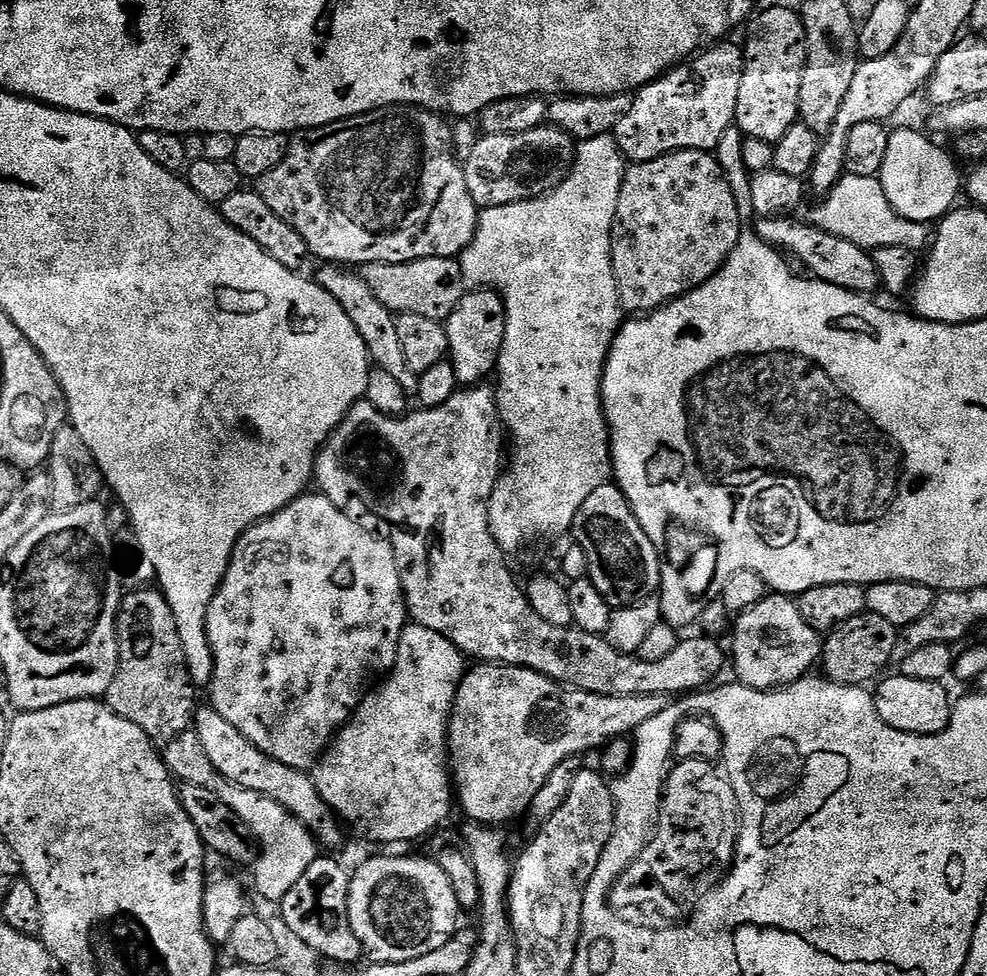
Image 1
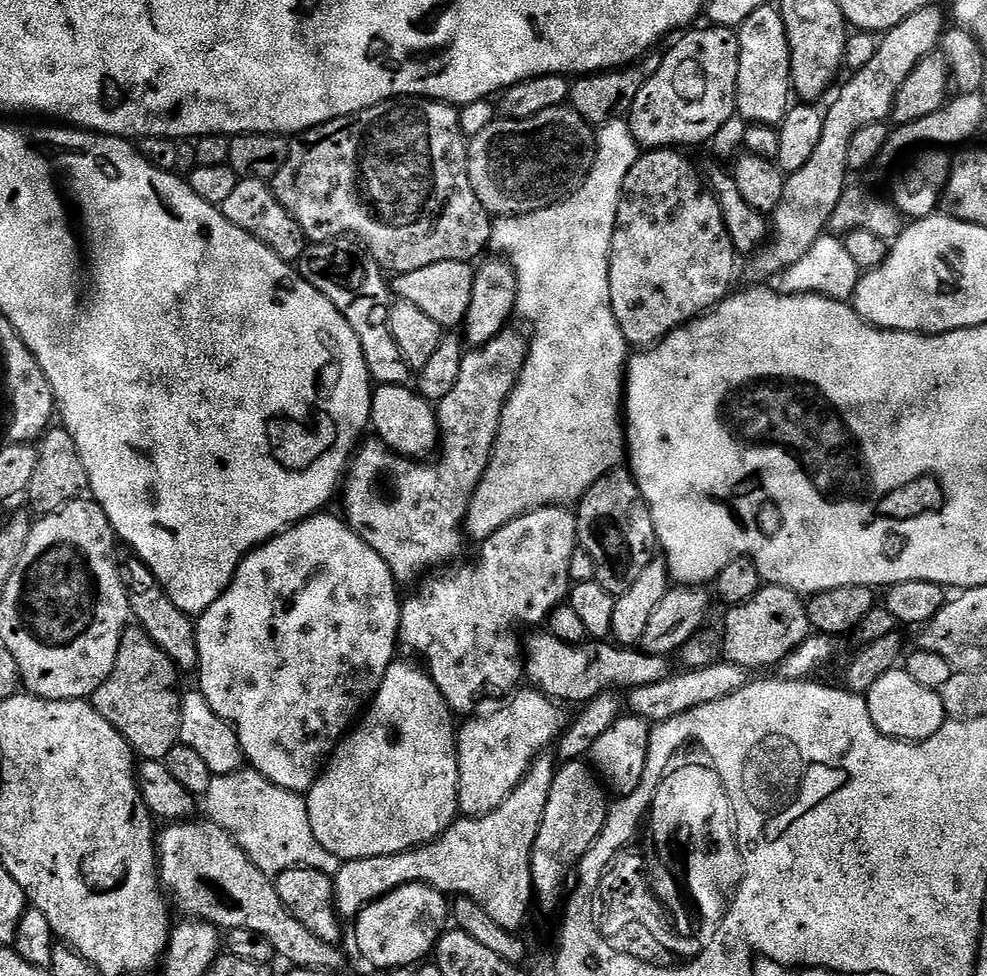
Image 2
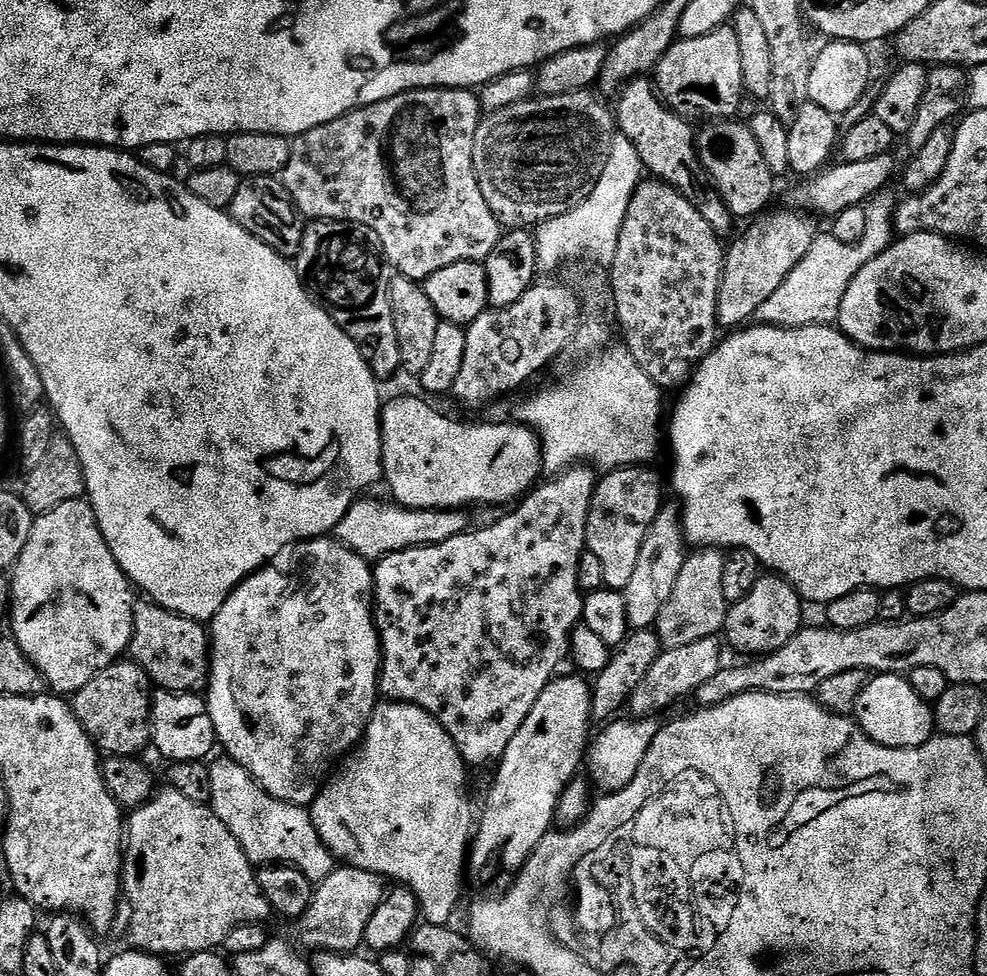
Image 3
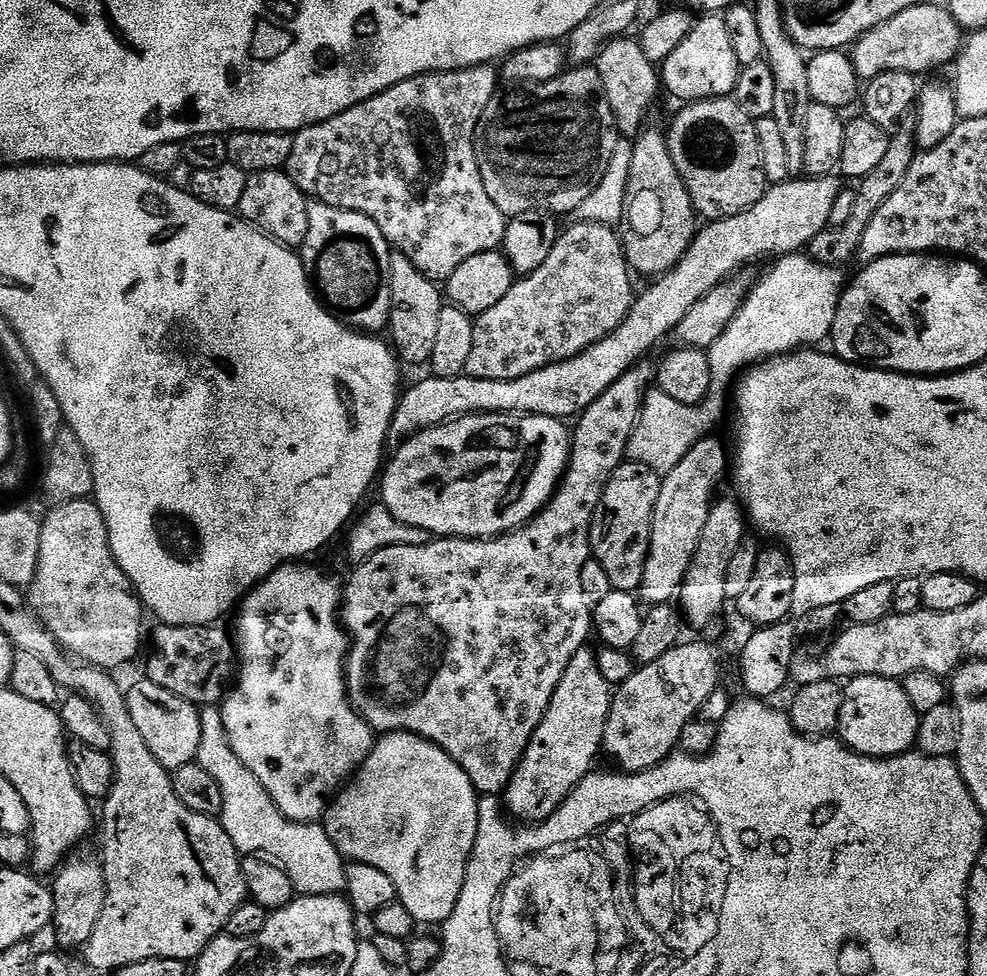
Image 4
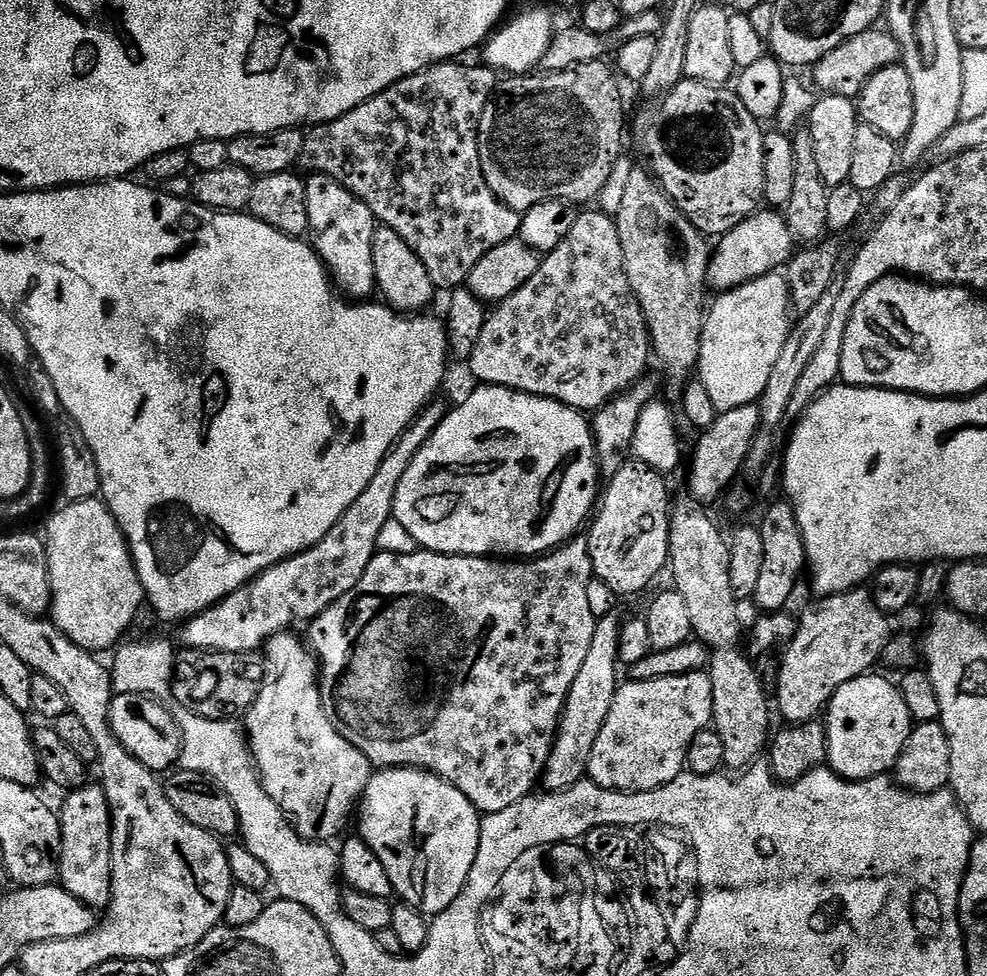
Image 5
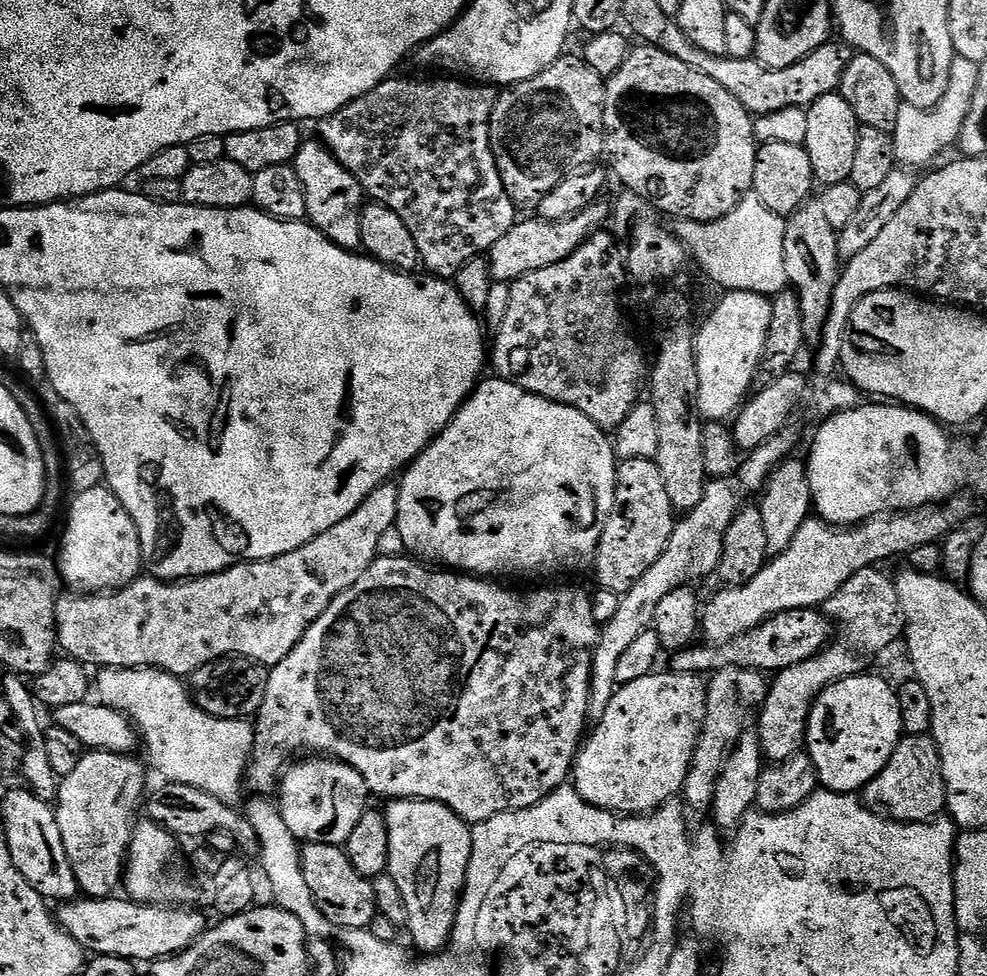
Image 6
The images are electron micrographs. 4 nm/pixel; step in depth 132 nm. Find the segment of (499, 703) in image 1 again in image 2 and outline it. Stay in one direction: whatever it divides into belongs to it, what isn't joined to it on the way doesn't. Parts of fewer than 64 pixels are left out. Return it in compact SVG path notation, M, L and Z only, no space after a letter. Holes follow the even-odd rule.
M717 662L710 666L679 671L673 671L662 682L631 689L627 693L628 700L626 696L627 711L633 716L658 725L663 720L678 718L678 714L686 714L698 706L718 702L719 699L734 695L736 691L742 690L750 683L749 669L727 662ZM517 691L507 701L509 704L498 709L493 716L480 716L459 725L456 733L458 809L465 817L485 816L498 810L528 773L532 761L551 749L566 727L566 719L560 713L561 705L557 701L543 692L524 691Z

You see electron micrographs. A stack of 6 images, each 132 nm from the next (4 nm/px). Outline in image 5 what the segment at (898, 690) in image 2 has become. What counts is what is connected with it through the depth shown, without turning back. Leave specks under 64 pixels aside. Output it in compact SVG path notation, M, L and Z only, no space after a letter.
M865 674L846 682L826 709L827 767L844 780L869 780L891 773L910 738L914 721L895 683L884 676Z

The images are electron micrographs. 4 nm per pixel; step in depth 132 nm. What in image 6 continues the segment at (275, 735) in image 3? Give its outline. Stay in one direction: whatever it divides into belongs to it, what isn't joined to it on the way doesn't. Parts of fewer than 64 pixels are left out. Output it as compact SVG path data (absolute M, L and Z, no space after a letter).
M297 759L283 773L278 785L280 816L286 822L290 834L294 834L297 842L343 846L354 831L358 818L362 818L362 814L369 807L370 793L366 782L362 774L358 774L358 770L354 770L341 760L304 759L308 760Z

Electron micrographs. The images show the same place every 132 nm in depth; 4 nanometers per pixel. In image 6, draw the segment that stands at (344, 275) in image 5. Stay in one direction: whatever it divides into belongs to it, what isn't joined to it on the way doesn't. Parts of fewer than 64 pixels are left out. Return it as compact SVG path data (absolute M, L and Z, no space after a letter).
M319 139L301 143L294 161L294 167L298 174L298 182L302 182L302 190L306 194L306 220L313 228L319 230L330 242L334 242L339 248L356 250L360 248L362 238L362 224L360 222L360 209L366 203L364 187L330 154L325 144Z

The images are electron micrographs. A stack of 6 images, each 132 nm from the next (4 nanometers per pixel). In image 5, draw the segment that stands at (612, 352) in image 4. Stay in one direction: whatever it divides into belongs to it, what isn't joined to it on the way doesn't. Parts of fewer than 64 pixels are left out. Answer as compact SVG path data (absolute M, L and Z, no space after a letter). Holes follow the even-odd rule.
M758 210L752 216L738 222L738 226L734 226L725 236L715 241L708 261L706 284L709 289L737 288L747 280L767 276L783 269L792 259L794 255L792 231L789 230L783 215L776 210L764 211ZM440 398L425 404L419 416L394 442L394 446L388 451L386 458L382 458L382 463L378 465L374 478L370 478L370 486L366 486L366 490L362 490L362 494L358 494L356 501L348 507L346 514L342 514L342 518L338 518L338 522L329 530L326 538L319 540L313 548L299 552L297 556L292 556L288 560L282 561L281 564L275 564L273 568L268 568L265 572L259 572L250 583L234 590L234 594L230 594L225 600L219 600L205 612L199 612L197 616L191 617L181 627L185 627L180 632L180 640L184 643L183 647L188 650L203 650L205 652L255 652L263 649L267 640L277 632L291 629L293 627L291 624L296 624L299 620L304 620L303 622L315 620L331 604L338 602L338 598L342 598L342 594L354 590L354 586L358 586L358 578L362 578L362 574L366 574L366 566L370 566L372 557L378 551L376 542L379 531L382 530L382 526L386 526L388 520L393 519L394 494L398 488L398 482L402 480L402 474L406 474L410 462L414 462L414 454L418 454L420 447L427 442L432 431L443 422L445 415L446 407L444 408Z

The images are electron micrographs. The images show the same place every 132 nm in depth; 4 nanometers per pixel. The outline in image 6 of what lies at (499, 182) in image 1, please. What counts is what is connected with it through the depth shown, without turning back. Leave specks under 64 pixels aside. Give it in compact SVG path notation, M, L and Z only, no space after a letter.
M565 54L534 78L509 84L497 95L490 114L490 146L502 186L517 206L535 205L564 177L597 163L604 156L605 77L590 70L579 55Z

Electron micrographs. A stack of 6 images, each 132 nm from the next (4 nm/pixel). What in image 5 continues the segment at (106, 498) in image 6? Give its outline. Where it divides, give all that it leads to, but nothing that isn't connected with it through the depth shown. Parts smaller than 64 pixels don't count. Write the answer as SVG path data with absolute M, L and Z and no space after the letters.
M103 499L73 500L63 505L61 512L56 512L48 520L48 536L46 535L46 547L48 549L48 587L50 589L50 619L57 628L62 630L78 646L82 646L93 654L104 654L104 651L115 649L125 639L124 631L132 624L132 619L140 612L140 607L145 607L146 597L144 587L136 573L136 563L132 561L132 551L128 549L128 541L124 539L122 530L116 524Z

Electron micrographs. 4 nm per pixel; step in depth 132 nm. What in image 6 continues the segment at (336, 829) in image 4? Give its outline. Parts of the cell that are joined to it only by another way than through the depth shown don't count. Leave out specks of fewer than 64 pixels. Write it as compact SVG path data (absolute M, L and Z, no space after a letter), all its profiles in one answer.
M394 800L387 807L383 809L390 838L387 875L392 876L394 882L398 882L398 890L402 890L402 902L406 902L408 915L406 932L412 935L417 953L438 952L451 938L456 910L460 906L460 893L464 890L472 849L471 827L461 816L454 814L454 810L433 800Z

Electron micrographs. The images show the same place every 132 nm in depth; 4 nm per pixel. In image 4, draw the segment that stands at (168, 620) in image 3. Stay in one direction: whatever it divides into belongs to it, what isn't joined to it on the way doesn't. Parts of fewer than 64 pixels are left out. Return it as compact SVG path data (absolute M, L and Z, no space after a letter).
M160 624L152 636L146 679L197 706L216 706L227 697L238 676L238 657L233 637L220 626Z

